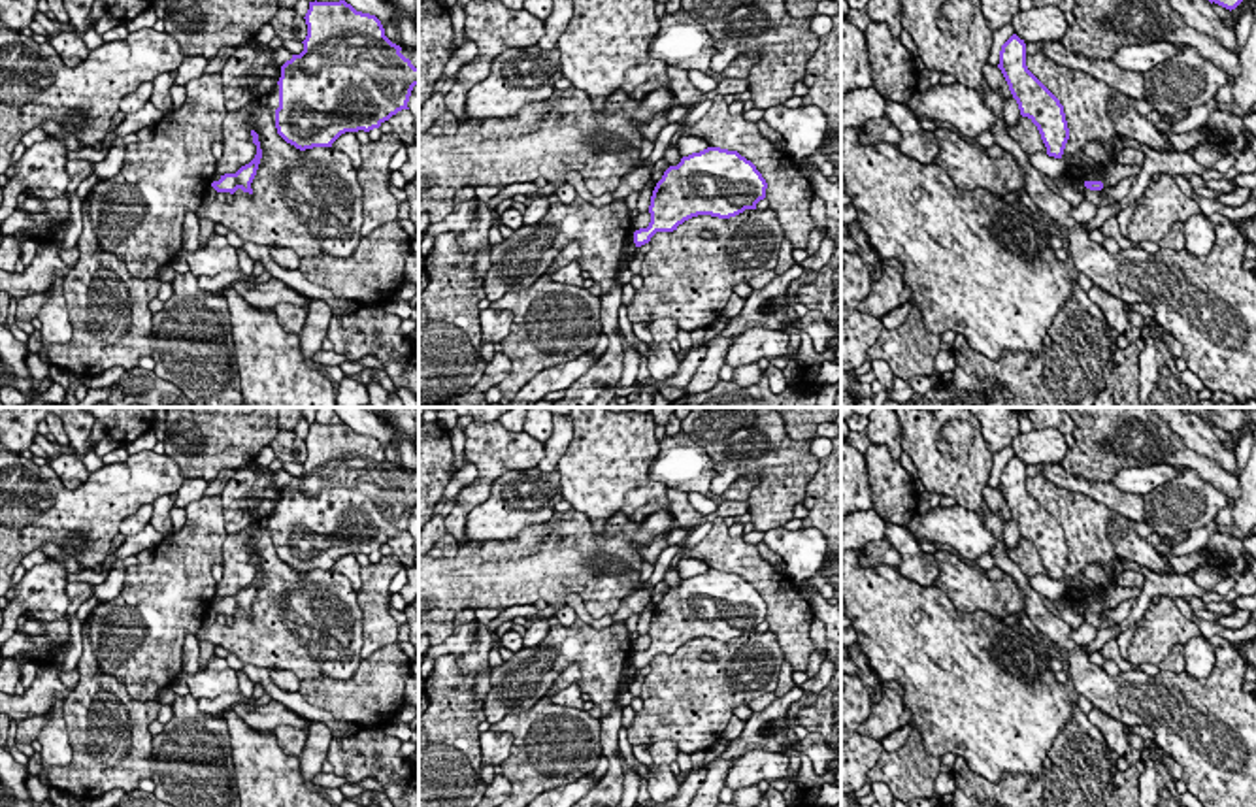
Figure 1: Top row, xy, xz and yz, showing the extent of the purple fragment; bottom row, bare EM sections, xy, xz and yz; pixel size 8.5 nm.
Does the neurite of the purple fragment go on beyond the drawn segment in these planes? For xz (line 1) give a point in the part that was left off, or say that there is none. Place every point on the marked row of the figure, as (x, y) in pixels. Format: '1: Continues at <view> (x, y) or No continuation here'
1: No continuation here

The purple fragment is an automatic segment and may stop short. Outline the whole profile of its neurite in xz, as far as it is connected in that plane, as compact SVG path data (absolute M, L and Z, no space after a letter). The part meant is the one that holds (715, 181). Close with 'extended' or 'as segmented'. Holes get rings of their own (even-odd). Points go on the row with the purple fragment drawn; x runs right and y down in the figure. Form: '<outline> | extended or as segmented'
M707 147L669 166L651 196L651 222L634 232L636 247L656 232L673 232L698 215L730 219L756 209L766 198L768 183L756 166L737 151Z | as segmented

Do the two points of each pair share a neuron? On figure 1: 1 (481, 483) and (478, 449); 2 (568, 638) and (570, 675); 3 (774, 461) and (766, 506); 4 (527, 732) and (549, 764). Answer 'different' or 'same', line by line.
1: same
2: different
3: same
4: same

